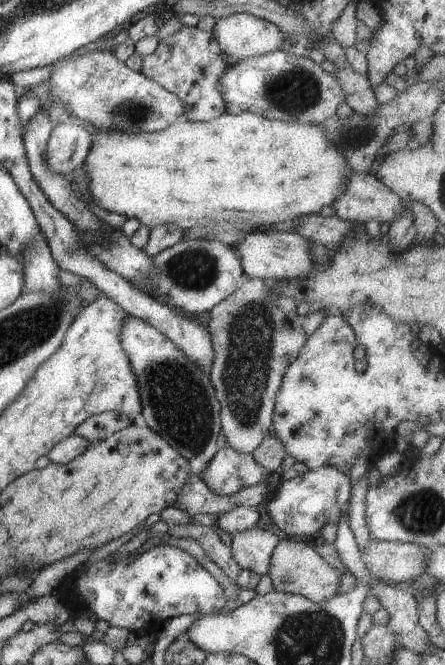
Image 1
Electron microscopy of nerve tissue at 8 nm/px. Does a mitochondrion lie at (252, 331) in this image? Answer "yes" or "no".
yes

